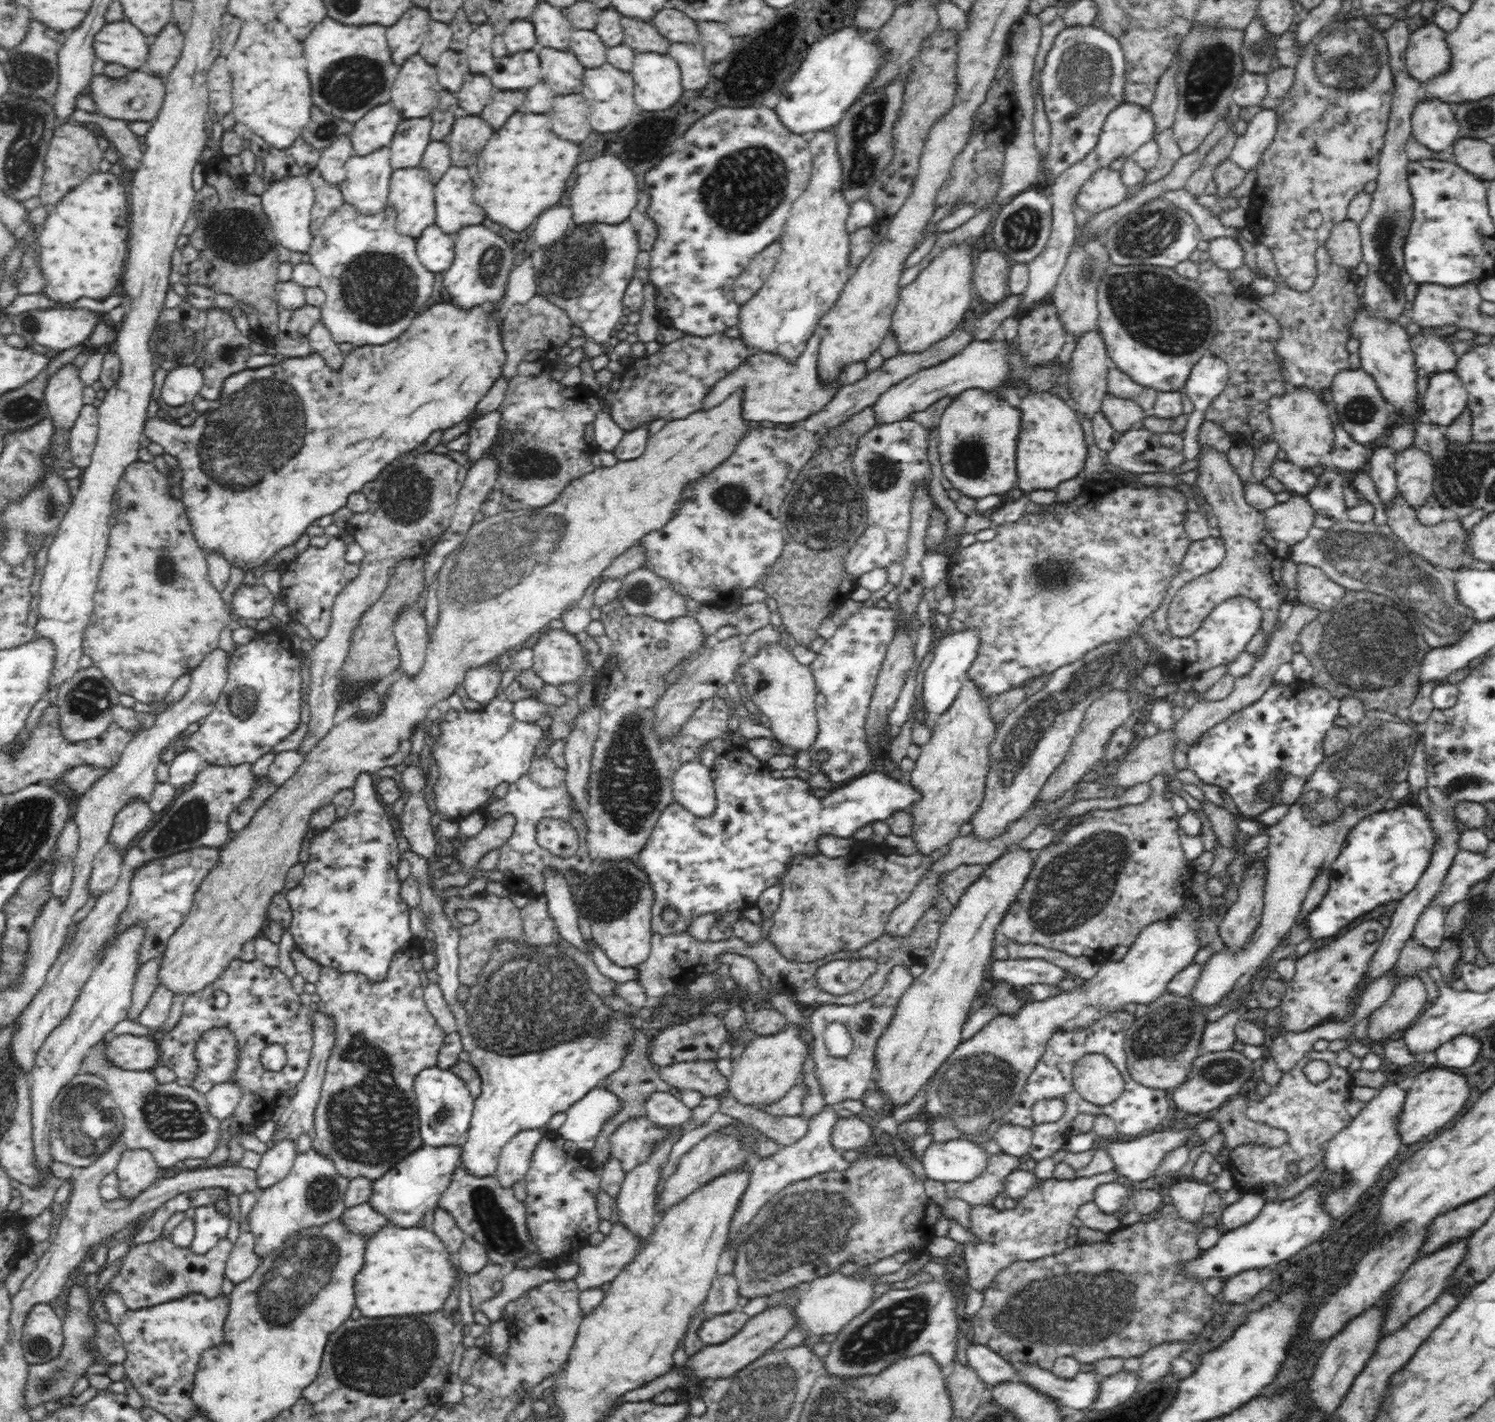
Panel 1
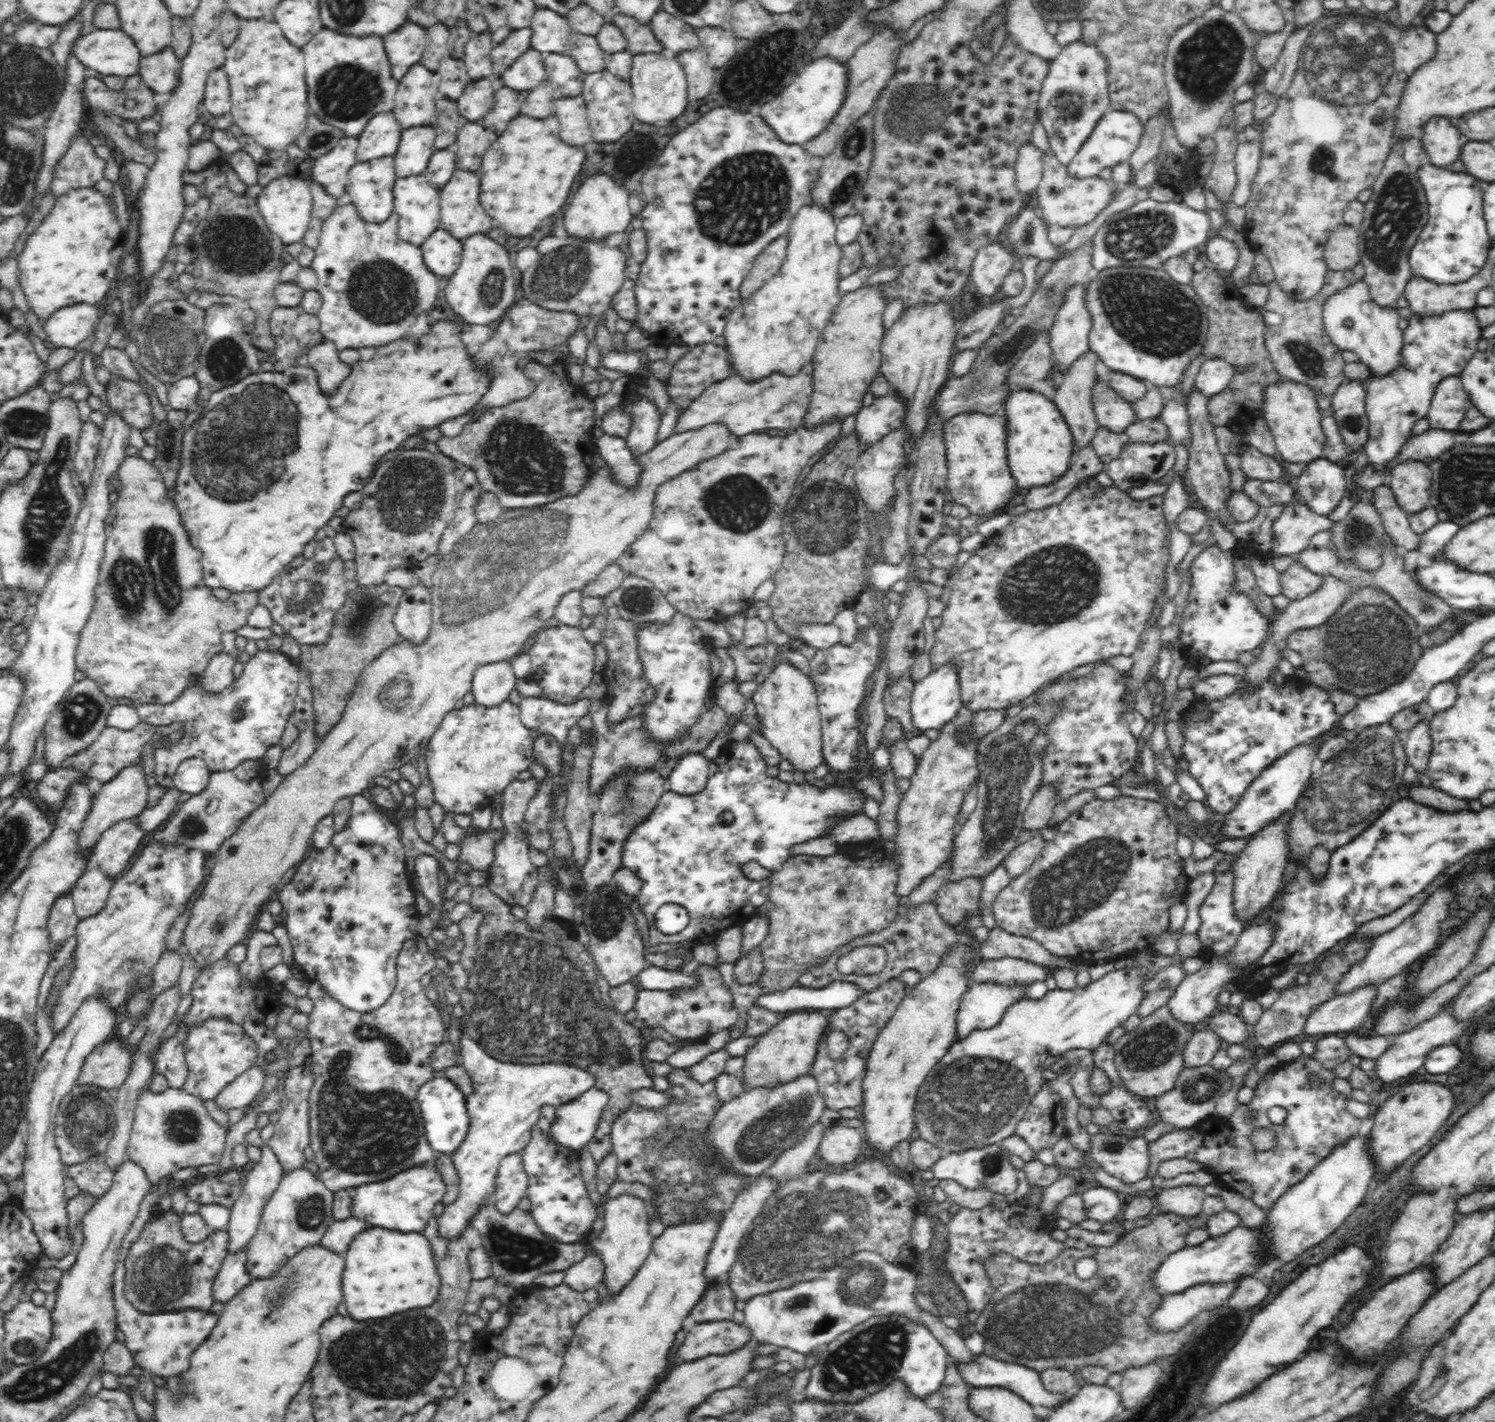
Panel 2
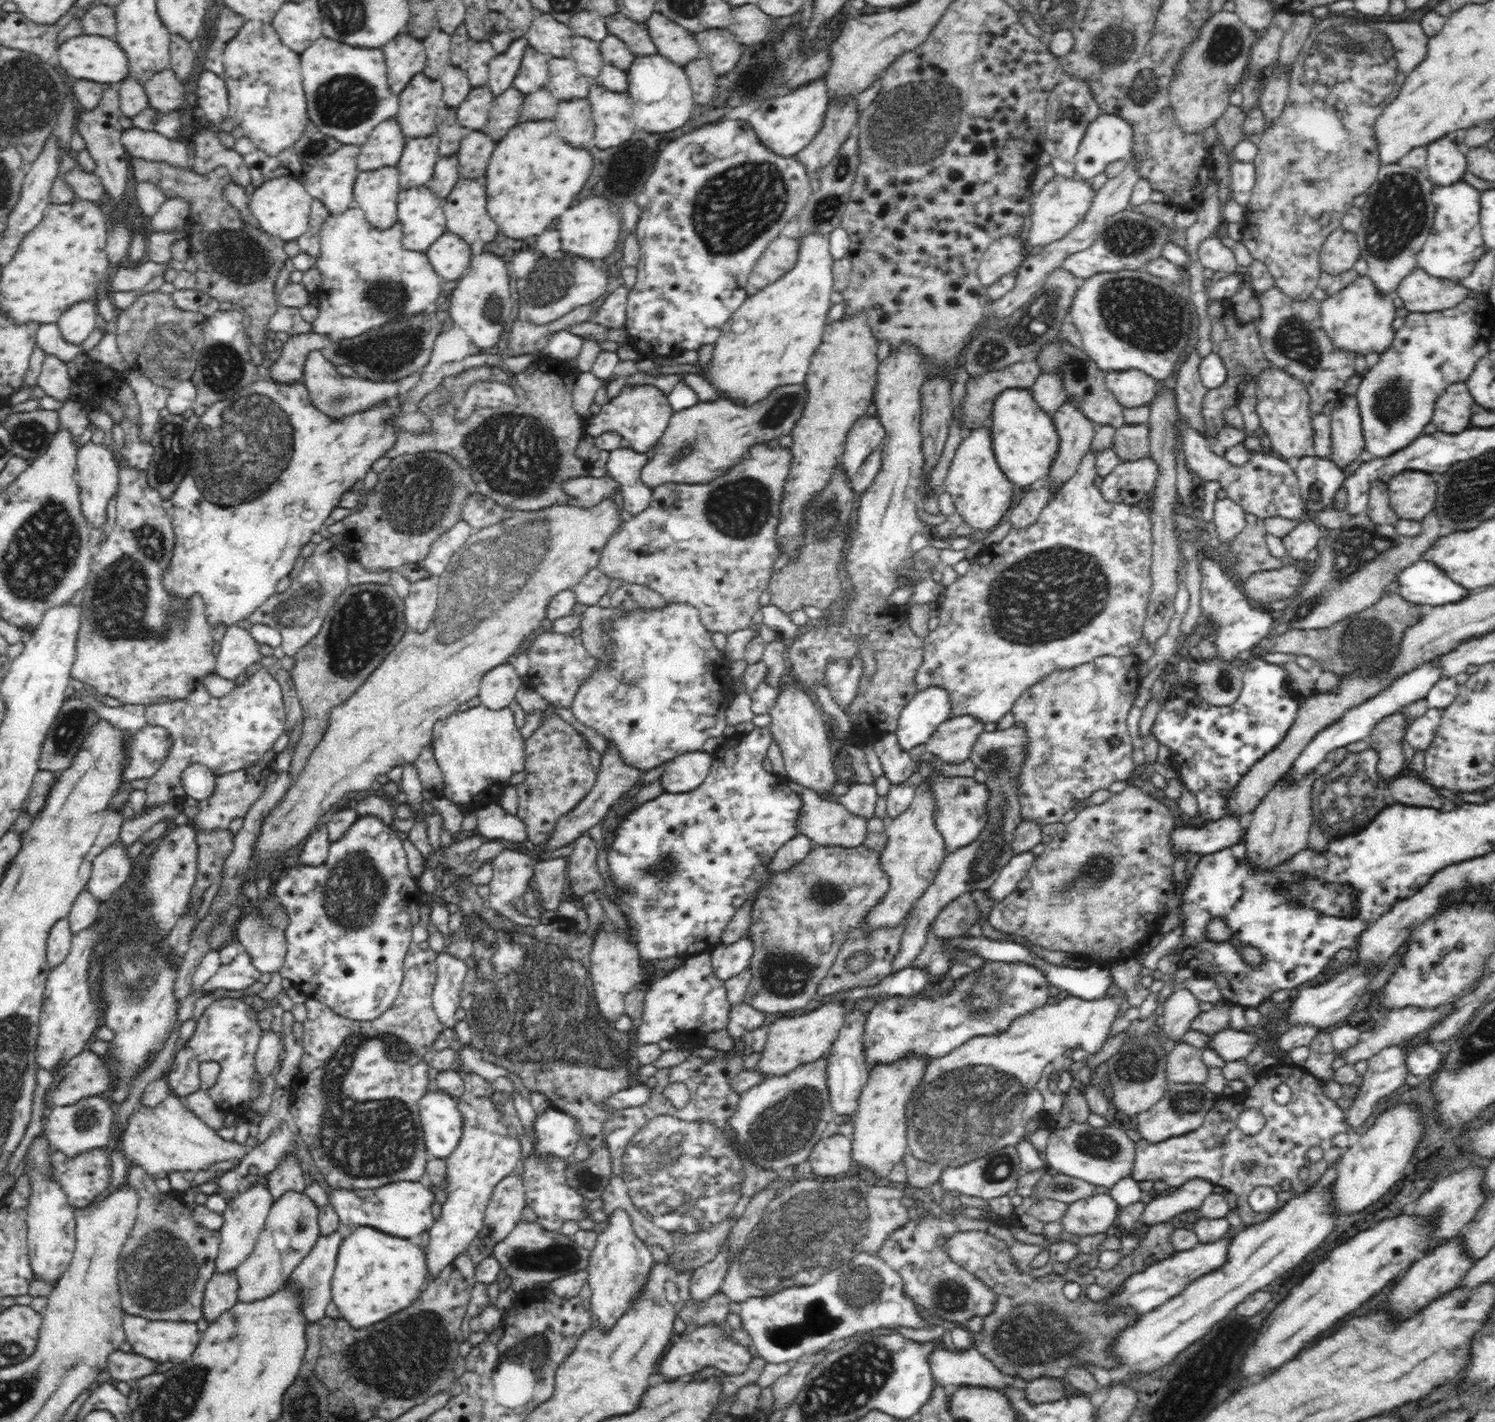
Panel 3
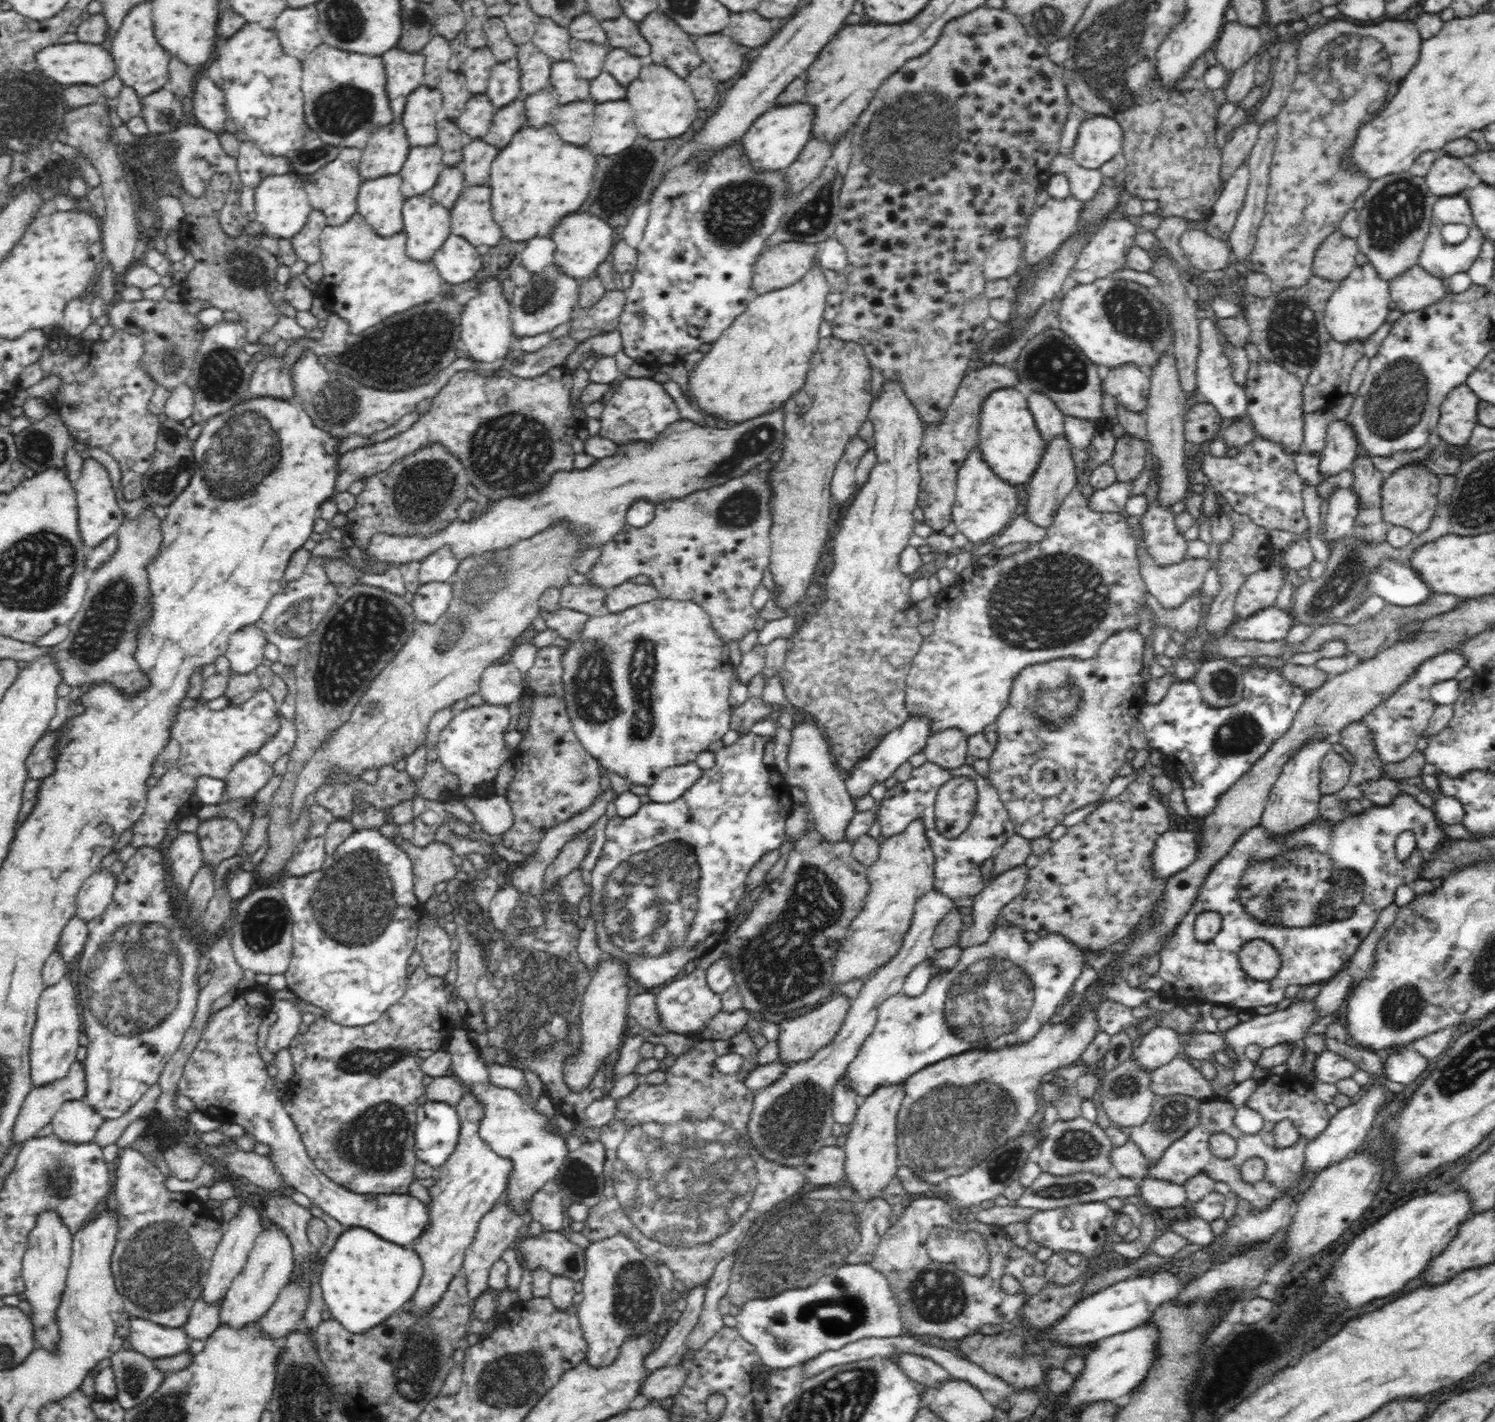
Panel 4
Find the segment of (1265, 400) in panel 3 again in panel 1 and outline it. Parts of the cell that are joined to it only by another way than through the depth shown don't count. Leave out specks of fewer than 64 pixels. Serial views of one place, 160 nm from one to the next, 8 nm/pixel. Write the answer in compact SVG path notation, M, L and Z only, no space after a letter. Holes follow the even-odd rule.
M1305 386L1290 387L1284 395L1274 396L1269 402L1267 412L1273 427L1272 438L1281 449L1281 457L1304 470L1320 464L1321 458L1333 449L1335 440L1330 408L1331 406L1324 404L1320 394L1306 389Z

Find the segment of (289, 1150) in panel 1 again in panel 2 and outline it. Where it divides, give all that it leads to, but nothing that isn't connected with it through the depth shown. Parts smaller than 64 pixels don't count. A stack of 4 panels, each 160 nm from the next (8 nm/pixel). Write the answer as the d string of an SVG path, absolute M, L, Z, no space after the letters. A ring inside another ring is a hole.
M261 1142L258 1147L262 1152L262 1158L260 1158L260 1162L258 1164L256 1163L248 1176L246 1176L246 1181L241 1186L241 1193L238 1199L229 1208L231 1215L226 1226L226 1232L229 1238L228 1255L246 1249L250 1244L261 1221L264 1206L266 1206L272 1194L275 1193L282 1178L282 1167L280 1167L274 1151L265 1142Z

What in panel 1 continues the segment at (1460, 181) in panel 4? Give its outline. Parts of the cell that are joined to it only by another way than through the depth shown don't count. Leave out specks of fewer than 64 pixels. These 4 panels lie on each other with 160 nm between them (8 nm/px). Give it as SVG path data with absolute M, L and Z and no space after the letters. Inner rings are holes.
M1420 99L1412 114L1412 128L1412 136L1417 142L1434 153L1450 148L1457 141L1456 136L1459 133L1458 121L1450 110L1450 104L1441 99Z

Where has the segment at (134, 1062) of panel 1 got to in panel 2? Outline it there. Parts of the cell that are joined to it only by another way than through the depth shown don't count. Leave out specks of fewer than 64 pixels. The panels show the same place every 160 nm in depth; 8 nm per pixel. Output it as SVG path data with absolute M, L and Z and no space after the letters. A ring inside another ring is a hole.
M108 1040L85 1058L76 1085L92 1085L106 1090L118 1088L126 1080L132 1062L124 1044Z

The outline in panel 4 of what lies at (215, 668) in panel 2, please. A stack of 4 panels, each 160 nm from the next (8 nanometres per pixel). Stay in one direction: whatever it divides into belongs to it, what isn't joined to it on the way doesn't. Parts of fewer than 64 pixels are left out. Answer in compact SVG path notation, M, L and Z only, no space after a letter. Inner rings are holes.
M257 624L242 627L229 636L226 658L230 661L230 670L234 673L254 671L262 664L265 646L269 640Z

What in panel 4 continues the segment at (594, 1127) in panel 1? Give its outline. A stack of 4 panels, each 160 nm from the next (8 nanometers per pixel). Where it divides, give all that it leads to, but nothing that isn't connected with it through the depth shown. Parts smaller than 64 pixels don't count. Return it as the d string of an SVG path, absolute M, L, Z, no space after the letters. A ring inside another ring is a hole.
M452 1028L450 1030L446 1050L451 1054L452 1076L460 1080L466 1086L466 1089L473 1090L473 1094L480 1099L482 1107L484 1107L484 1116L482 1116L481 1124L478 1126L478 1129L482 1130L481 1137L486 1138L486 1142L490 1142L490 1149L496 1155L506 1154L506 1159L510 1159L512 1162L513 1169L510 1172L506 1190L506 1194L509 1195L509 1201L512 1203L514 1210L518 1211L518 1214L523 1215L530 1212L529 1206L533 1194L535 1191L539 1191L546 1183L554 1181L569 1152L566 1149L566 1141L557 1134L558 1124L553 1126L556 1123L553 1117L548 1118L544 1115L538 1115L536 1111L532 1111L528 1101L525 1102L515 1090L500 1088L493 1083L487 1070L489 1064L481 1057L479 1050L464 1029Z

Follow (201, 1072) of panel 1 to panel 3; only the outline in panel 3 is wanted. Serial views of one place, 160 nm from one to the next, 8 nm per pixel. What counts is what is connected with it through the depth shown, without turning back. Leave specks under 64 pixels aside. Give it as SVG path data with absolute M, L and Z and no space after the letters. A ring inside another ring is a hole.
M225 998L212 1002L204 1010L196 1024L196 1030L187 1045L174 1054L172 1067L165 1075L172 1092L177 1097L186 1097L200 1090L198 1066L202 1062L218 1062L220 1072L215 1084L208 1088L208 1096L216 1104L218 1110L233 1113L236 1116L259 1126L266 1112L258 1112L251 1106L262 1095L264 1079L257 1076L255 1054L263 1031L258 1025L256 1010L244 1003L242 998Z

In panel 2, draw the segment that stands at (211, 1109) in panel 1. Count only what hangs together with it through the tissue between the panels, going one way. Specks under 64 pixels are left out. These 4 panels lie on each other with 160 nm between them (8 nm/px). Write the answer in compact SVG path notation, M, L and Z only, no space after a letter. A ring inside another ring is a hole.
M252 1064L246 1072L238 1075L228 1086L225 1086L220 1094L215 1098L216 1104L224 1110L234 1110L234 1108L244 1108L252 1103L254 1098L262 1093L266 1080L263 1072L264 1066Z

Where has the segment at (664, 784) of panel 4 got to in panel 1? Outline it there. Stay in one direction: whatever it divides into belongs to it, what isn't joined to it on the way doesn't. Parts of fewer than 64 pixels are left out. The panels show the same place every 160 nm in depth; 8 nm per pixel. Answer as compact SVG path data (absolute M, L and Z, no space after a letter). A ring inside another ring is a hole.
M688 761L674 773L674 801L696 816L710 816L714 812L714 795L711 769L698 761Z

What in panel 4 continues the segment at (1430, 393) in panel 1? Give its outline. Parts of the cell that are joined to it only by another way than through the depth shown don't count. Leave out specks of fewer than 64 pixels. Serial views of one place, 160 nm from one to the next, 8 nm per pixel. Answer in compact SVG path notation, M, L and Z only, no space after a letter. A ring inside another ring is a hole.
M1466 384L1454 388L1442 402L1435 432L1448 446L1466 445L1479 425L1478 396Z

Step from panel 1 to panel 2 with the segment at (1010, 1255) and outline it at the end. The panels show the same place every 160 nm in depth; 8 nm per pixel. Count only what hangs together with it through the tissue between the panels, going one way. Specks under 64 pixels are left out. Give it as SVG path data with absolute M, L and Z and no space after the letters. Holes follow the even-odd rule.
M1041 1187L1029 1188L1026 1198L1009 1204L1004 1210L992 1210L990 1205L974 1210L960 1207L956 1214L951 1214L945 1224L944 1242L947 1246L942 1256L926 1257L915 1252L913 1271L918 1274L923 1263L930 1261L932 1271L948 1275L956 1283L956 1287L964 1295L966 1312L980 1312L988 1304L993 1290L984 1267L984 1262L989 1256L996 1255L997 1252L1006 1252L1022 1262L1043 1265L1056 1258L1066 1248L1065 1242L1052 1240L1052 1228L1050 1224L1046 1224L1046 1218L1036 1216L1040 1194Z

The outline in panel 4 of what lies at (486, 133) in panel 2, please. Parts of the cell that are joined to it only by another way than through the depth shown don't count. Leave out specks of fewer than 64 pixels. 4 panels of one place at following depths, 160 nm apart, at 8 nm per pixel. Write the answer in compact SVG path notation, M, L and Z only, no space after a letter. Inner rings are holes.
M473 139L463 148L460 162L466 185L482 186L490 184L490 164L498 156L498 148L490 146L483 139Z

